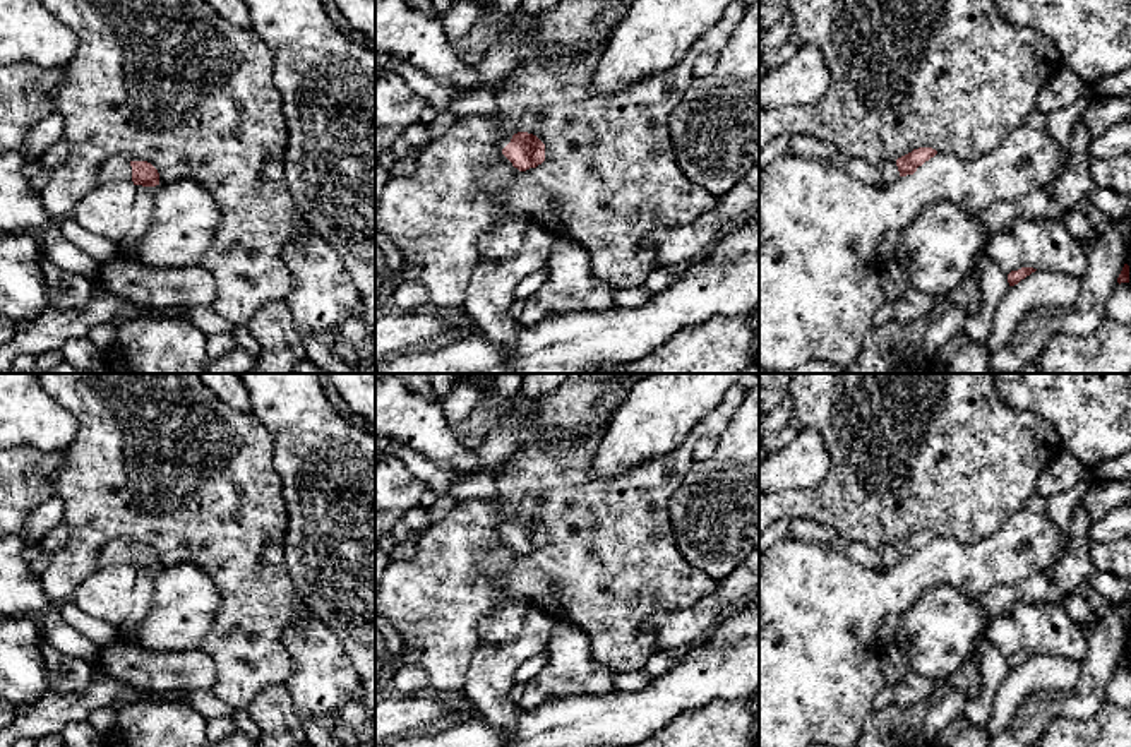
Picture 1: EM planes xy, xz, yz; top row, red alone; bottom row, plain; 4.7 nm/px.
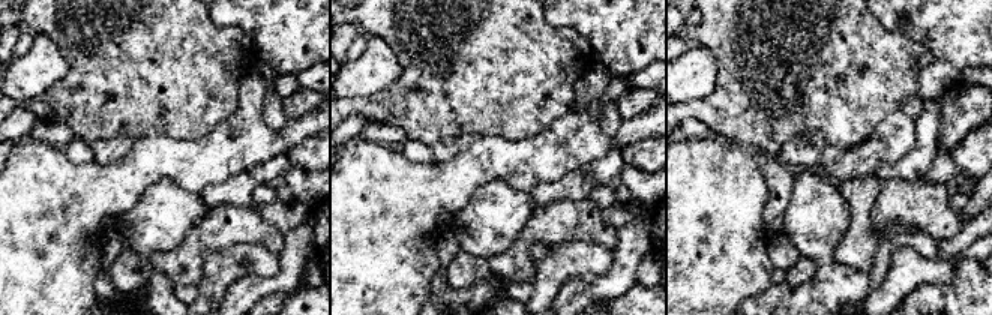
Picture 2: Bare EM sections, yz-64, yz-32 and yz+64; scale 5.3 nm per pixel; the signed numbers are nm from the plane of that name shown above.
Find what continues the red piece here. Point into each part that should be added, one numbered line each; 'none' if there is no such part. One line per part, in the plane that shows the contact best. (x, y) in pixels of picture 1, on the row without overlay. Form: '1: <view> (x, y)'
1: xy (115, 552)

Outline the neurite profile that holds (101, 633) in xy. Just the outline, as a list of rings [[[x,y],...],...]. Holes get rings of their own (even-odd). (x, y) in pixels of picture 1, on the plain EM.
[[[74,600],[63,601],[58,607],[62,619],[79,634],[93,641],[99,649],[108,648],[122,637],[118,625],[98,620],[84,613]]]

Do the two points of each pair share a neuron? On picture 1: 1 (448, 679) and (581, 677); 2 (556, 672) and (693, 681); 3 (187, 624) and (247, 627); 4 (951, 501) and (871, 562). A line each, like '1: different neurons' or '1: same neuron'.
1: different neurons
2: different neurons
3: different neurons
4: different neurons

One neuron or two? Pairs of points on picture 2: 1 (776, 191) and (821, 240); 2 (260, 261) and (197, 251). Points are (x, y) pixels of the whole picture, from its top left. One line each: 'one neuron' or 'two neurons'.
1: two neurons
2: two neurons

